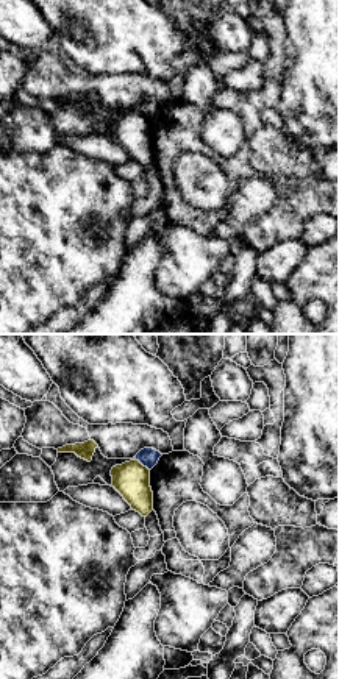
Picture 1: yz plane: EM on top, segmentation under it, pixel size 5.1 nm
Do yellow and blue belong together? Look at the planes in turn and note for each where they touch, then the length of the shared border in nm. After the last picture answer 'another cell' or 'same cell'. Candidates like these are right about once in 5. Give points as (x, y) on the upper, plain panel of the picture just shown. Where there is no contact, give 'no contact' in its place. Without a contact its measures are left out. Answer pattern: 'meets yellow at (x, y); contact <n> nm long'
meets yellow at (141, 114); contact 90 nm long

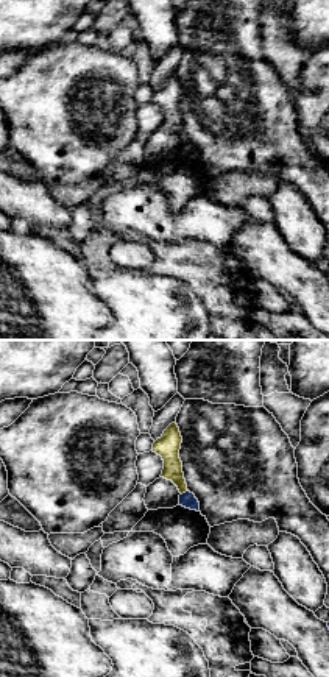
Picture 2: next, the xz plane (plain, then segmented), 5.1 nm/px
meets yellow at (184, 142); contact 50 nm long

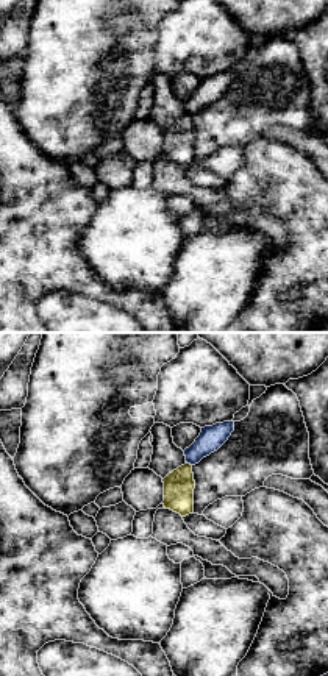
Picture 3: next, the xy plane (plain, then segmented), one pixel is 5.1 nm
meets yellow at (189, 114); contact 40 nm long

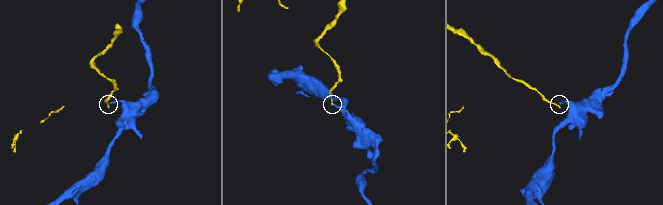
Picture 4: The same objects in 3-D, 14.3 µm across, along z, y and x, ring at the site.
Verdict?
another cell

